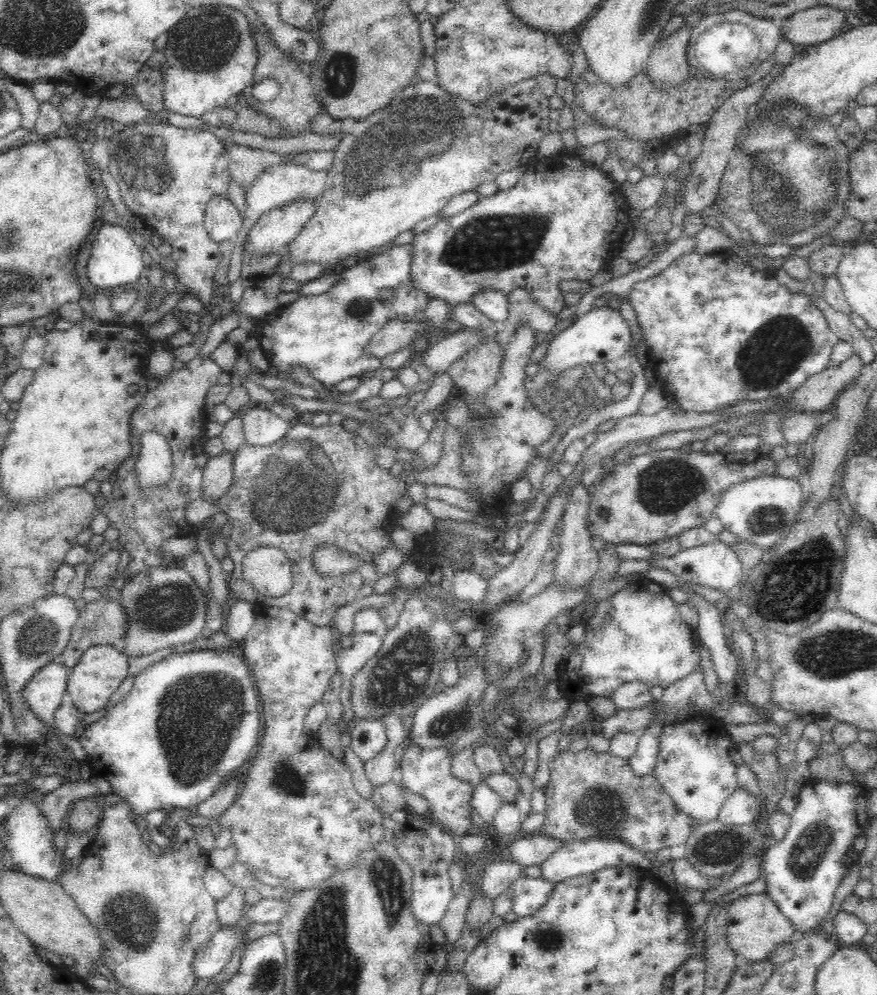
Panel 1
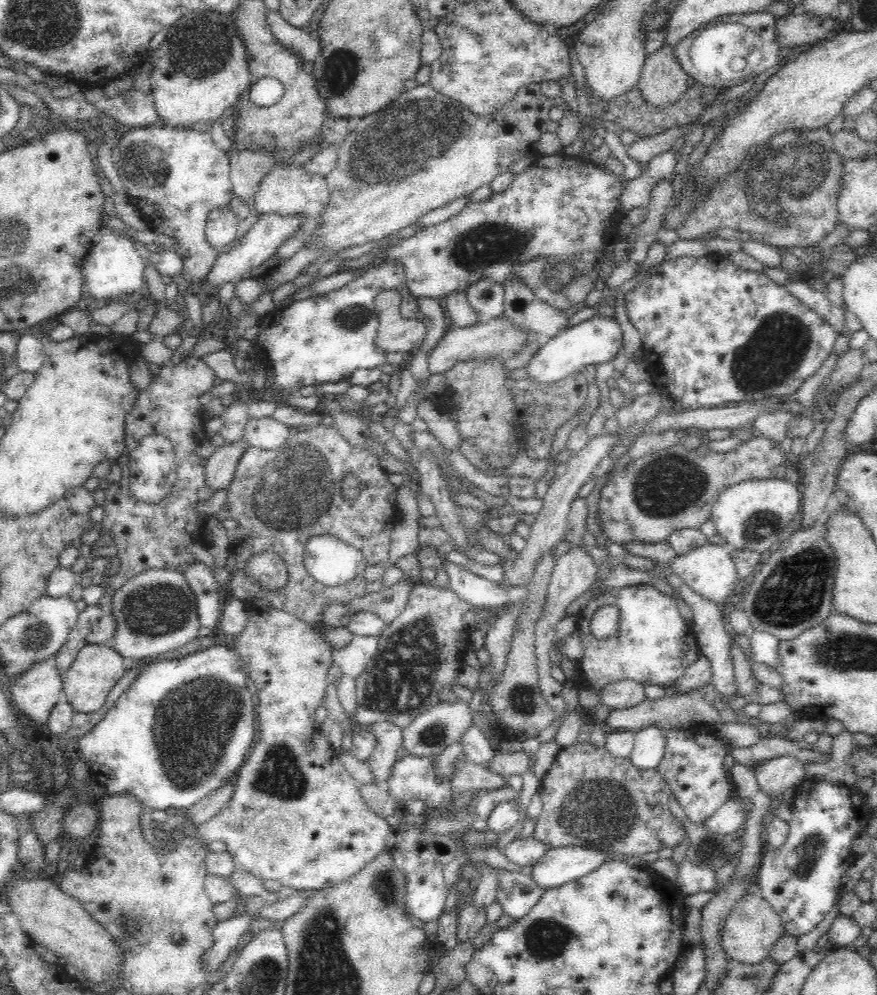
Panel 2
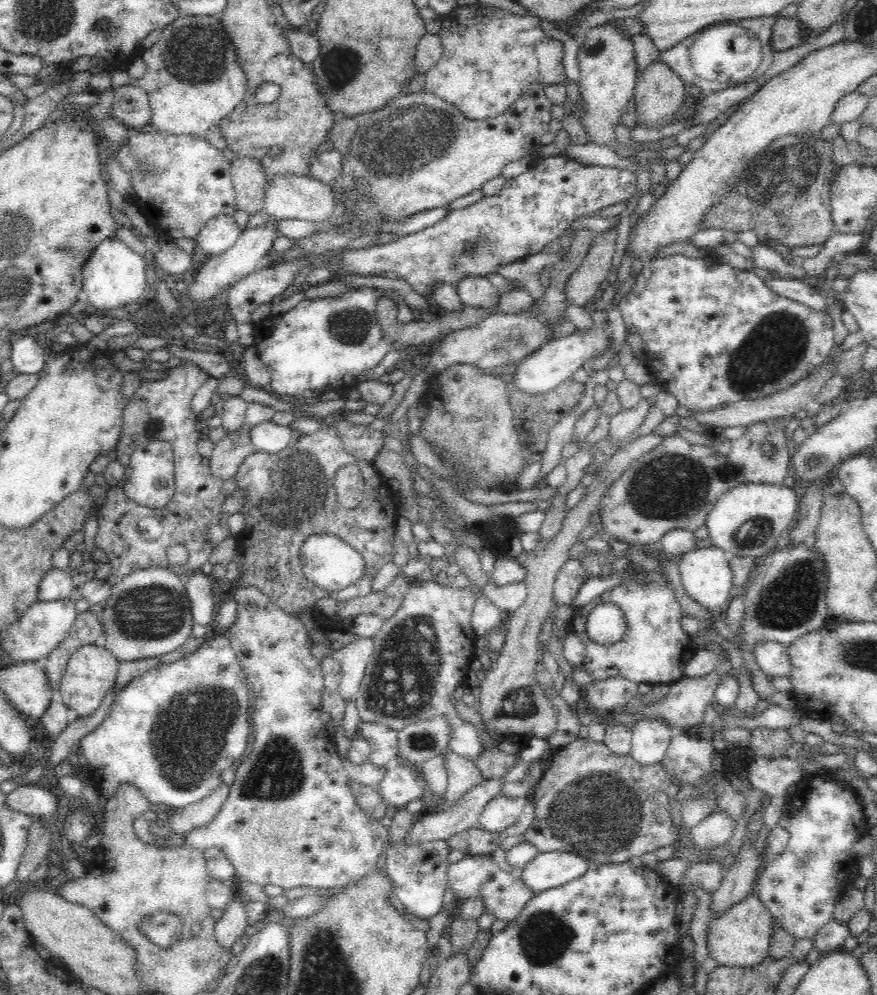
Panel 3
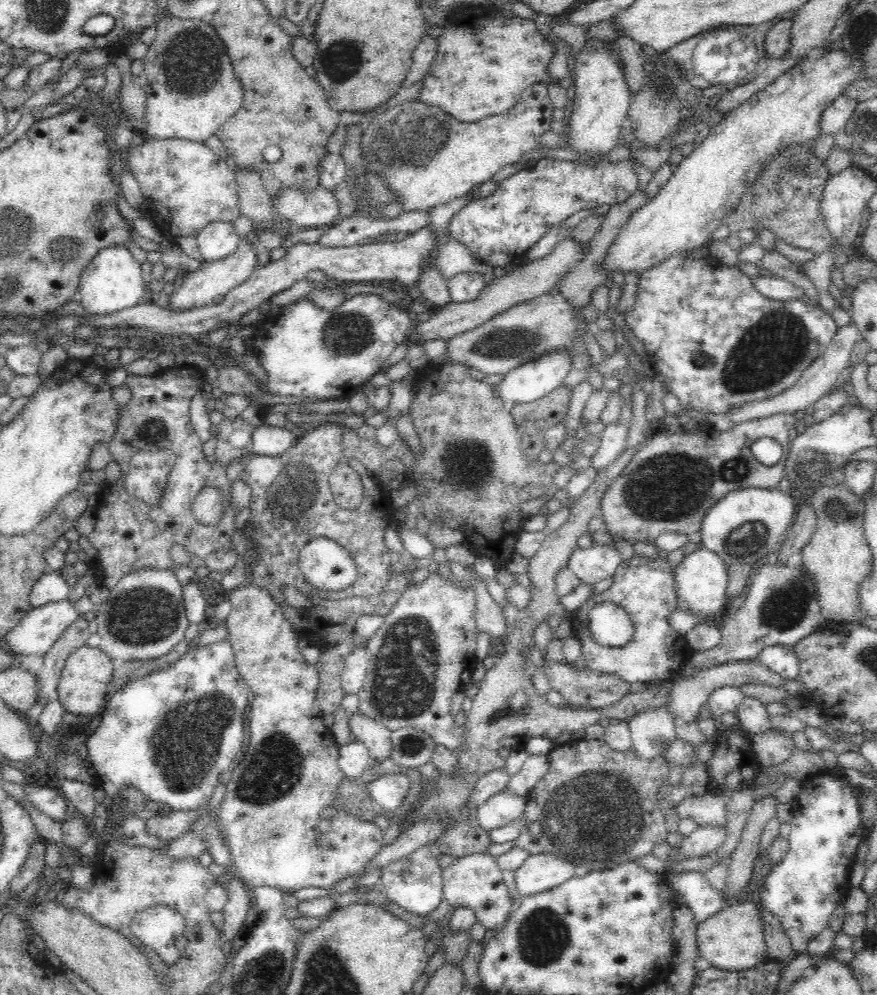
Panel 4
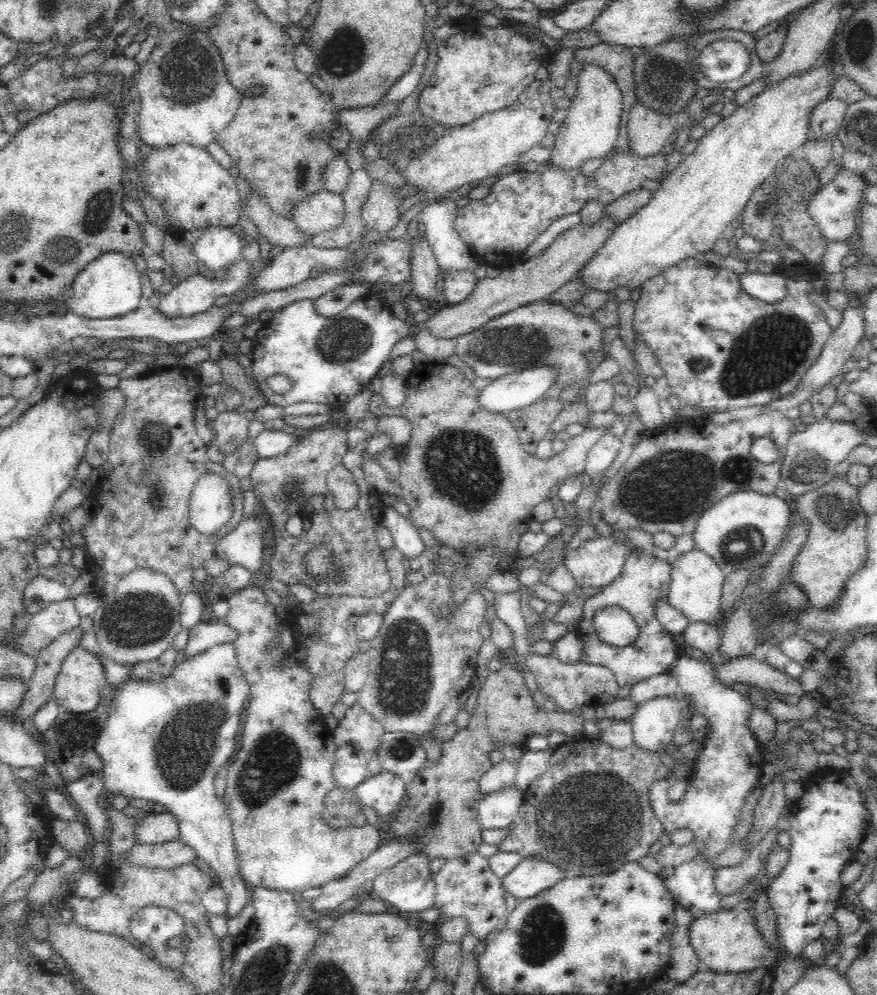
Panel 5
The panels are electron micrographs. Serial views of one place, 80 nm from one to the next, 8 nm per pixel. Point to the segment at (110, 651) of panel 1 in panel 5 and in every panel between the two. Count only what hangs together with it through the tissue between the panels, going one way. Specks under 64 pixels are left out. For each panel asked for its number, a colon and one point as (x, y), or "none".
2: (96, 669)
3: (89, 676)
4: (84, 679)
5: (79, 684)

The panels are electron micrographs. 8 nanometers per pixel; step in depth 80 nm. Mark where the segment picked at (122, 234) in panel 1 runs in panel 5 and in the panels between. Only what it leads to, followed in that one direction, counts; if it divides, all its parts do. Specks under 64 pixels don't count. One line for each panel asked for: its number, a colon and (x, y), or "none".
2: (114, 268)
3: (113, 277)
4: (112, 281)
5: (109, 286)

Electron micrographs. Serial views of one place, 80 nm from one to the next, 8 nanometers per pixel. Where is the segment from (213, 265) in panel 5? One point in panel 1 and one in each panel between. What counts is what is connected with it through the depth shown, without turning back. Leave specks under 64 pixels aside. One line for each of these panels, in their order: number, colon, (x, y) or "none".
1: (223, 221)
2: (222, 226)
3: (220, 233)
4: (217, 240)

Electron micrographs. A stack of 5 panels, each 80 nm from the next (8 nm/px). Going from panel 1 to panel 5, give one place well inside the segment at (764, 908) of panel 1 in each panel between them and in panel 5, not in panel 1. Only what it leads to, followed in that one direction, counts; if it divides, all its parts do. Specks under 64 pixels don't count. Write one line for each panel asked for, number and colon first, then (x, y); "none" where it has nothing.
2: (750, 930)
3: (740, 937)
4: (732, 939)
5: (727, 941)

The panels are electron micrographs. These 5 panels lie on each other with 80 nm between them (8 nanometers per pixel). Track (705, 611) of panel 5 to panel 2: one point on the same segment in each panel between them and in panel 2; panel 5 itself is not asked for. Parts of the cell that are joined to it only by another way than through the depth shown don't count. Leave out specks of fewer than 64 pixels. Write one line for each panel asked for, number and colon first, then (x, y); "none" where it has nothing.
2: (708, 570)
3: (705, 572)
4: (701, 578)

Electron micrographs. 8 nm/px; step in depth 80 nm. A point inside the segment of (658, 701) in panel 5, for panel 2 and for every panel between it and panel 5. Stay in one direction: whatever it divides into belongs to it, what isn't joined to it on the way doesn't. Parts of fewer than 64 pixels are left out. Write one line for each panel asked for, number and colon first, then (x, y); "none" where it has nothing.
2: (649, 747)
3: (650, 739)
4: (651, 731)

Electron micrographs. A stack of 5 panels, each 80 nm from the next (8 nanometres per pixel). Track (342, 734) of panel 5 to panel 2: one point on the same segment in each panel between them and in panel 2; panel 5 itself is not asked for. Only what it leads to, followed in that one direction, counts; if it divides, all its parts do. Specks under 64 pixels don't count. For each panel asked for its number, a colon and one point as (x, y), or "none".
2: (388, 736)
3: (384, 746)
4: (376, 738)

